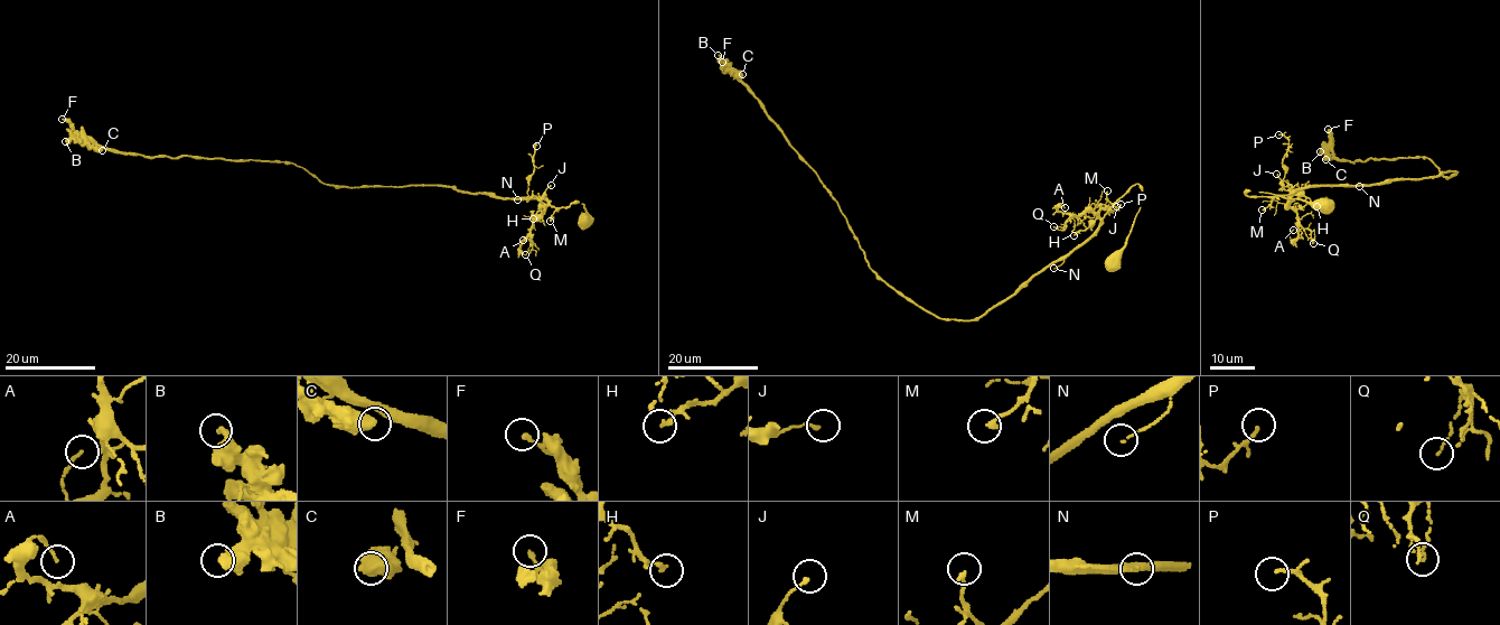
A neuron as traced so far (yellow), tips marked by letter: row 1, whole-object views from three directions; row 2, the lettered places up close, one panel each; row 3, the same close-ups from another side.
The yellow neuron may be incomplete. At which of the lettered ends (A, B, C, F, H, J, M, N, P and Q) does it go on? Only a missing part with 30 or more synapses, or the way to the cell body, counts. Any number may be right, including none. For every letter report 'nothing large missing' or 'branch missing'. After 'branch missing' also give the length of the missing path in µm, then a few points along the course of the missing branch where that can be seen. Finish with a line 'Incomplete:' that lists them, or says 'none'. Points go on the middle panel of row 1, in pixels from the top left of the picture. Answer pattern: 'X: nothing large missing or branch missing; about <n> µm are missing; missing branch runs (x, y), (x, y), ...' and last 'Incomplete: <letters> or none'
A: nothing large missing
B: nothing large missing
C: nothing large missing
F: nothing large missing
H: nothing large missing
J: nothing large missing
M: nothing large missing
N: nothing large missing
P: nothing large missing
Q: nothing large missing
Incomplete: none

